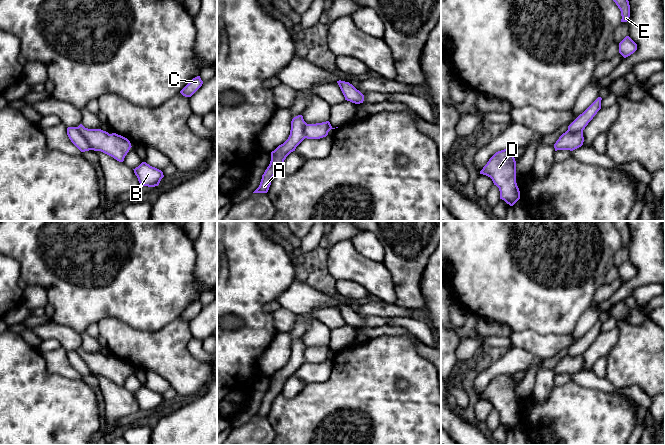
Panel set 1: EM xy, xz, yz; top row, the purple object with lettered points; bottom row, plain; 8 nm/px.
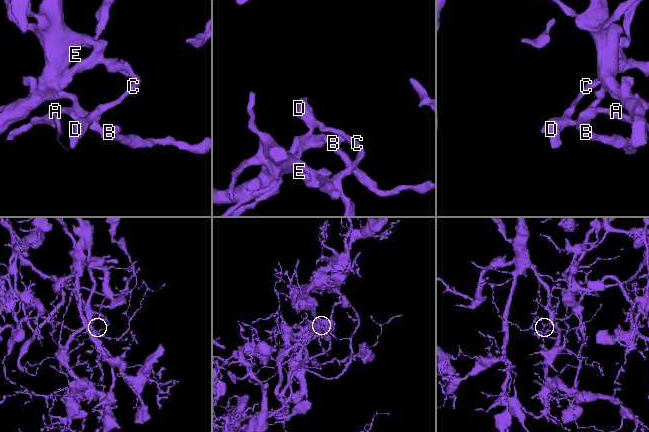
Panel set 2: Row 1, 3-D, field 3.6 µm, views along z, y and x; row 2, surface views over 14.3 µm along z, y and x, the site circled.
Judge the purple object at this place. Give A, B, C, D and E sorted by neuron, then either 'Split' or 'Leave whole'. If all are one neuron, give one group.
Groups: A C D / B E. Split

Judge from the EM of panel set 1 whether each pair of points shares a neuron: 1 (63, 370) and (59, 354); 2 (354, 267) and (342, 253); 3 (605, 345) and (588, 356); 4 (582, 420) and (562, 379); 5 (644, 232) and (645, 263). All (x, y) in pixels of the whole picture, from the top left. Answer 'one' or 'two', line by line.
1: one
2: one
3: one
4: two
5: one

